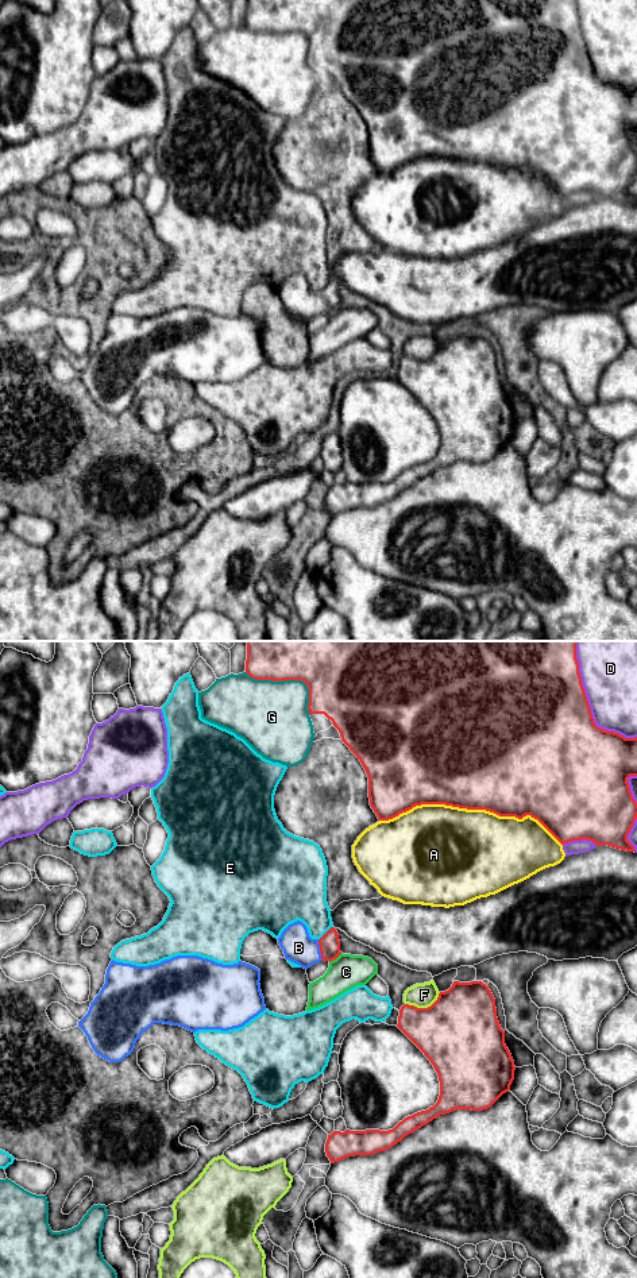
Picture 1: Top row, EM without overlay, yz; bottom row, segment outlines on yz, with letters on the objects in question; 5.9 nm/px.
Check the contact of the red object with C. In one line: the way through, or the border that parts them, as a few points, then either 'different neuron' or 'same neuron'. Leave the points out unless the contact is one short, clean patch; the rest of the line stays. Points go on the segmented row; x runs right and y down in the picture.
along yz (342, 953), (329, 962) | different neuron

